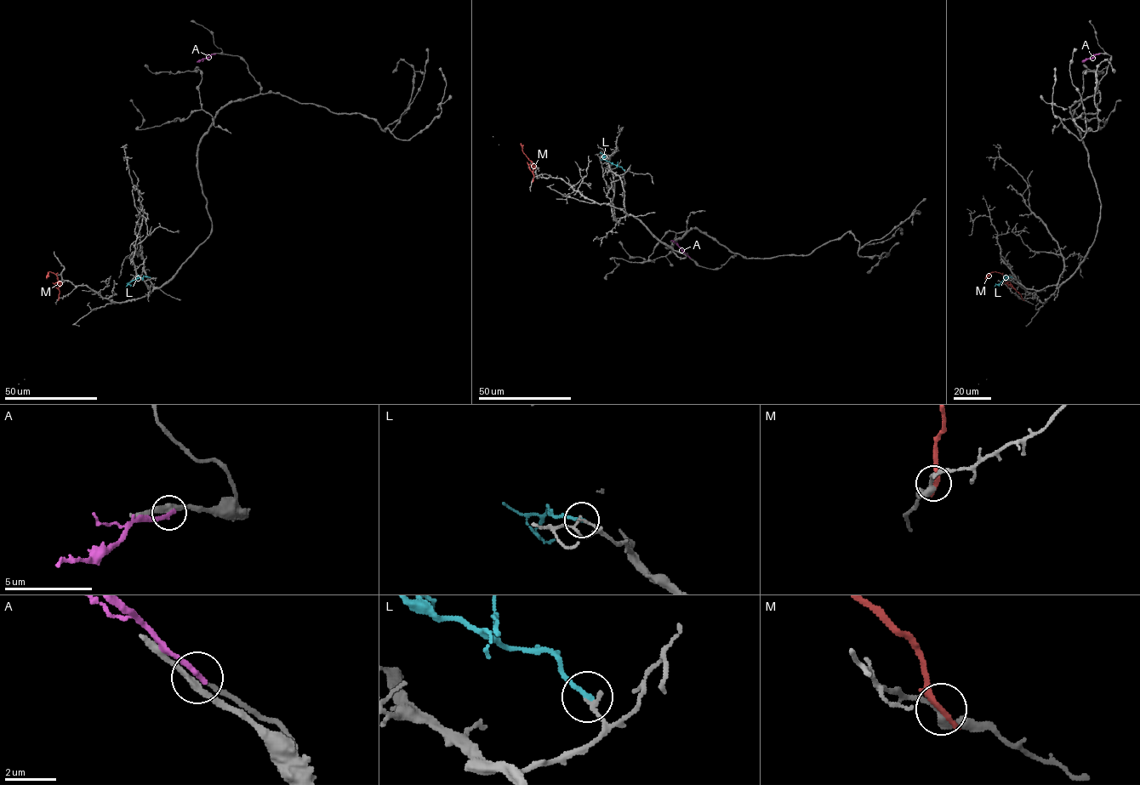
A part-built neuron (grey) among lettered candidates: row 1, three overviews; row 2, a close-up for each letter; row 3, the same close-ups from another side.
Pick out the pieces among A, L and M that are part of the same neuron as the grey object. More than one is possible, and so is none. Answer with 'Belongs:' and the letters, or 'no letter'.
Belongs: no letter

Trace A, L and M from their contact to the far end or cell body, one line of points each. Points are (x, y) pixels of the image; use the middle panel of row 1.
A: (689, 258), (670, 240)
L: (624, 170), (604, 160), (600, 152)
M: (532, 180), (532, 162), (523, 152), (521, 143)

